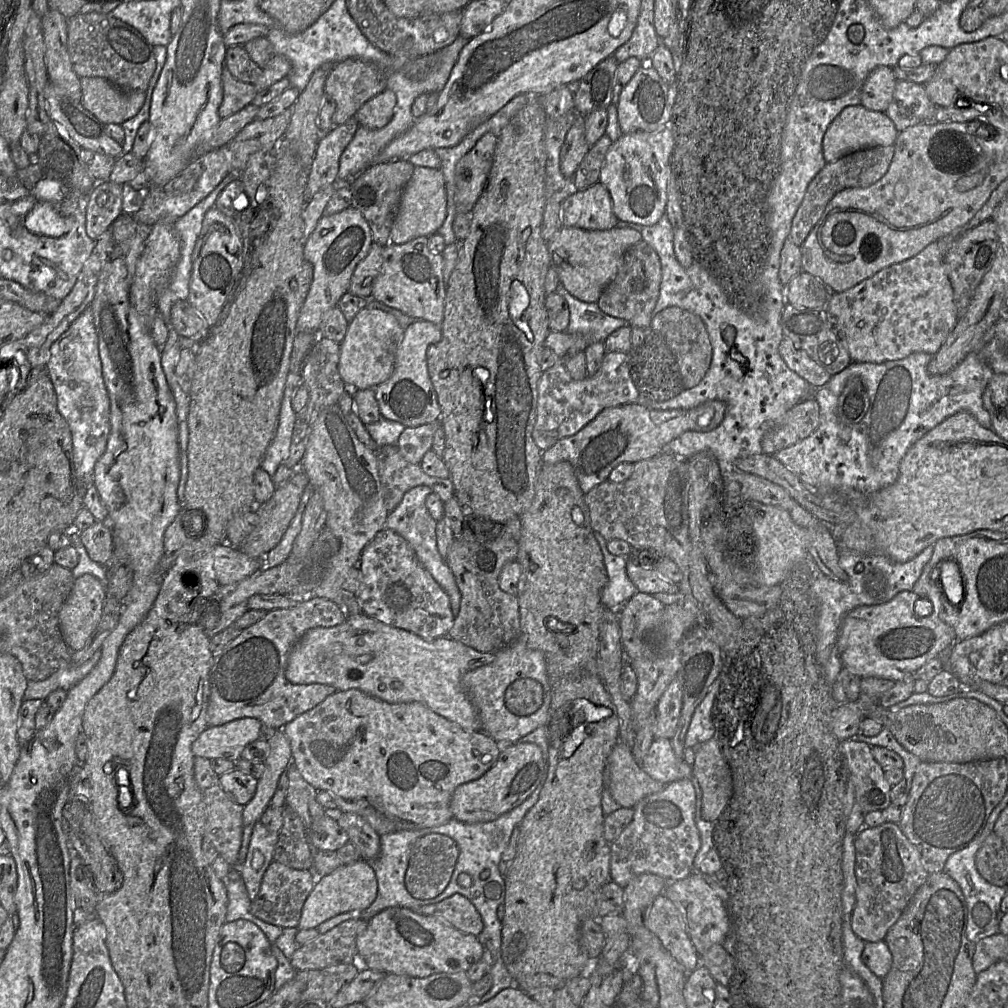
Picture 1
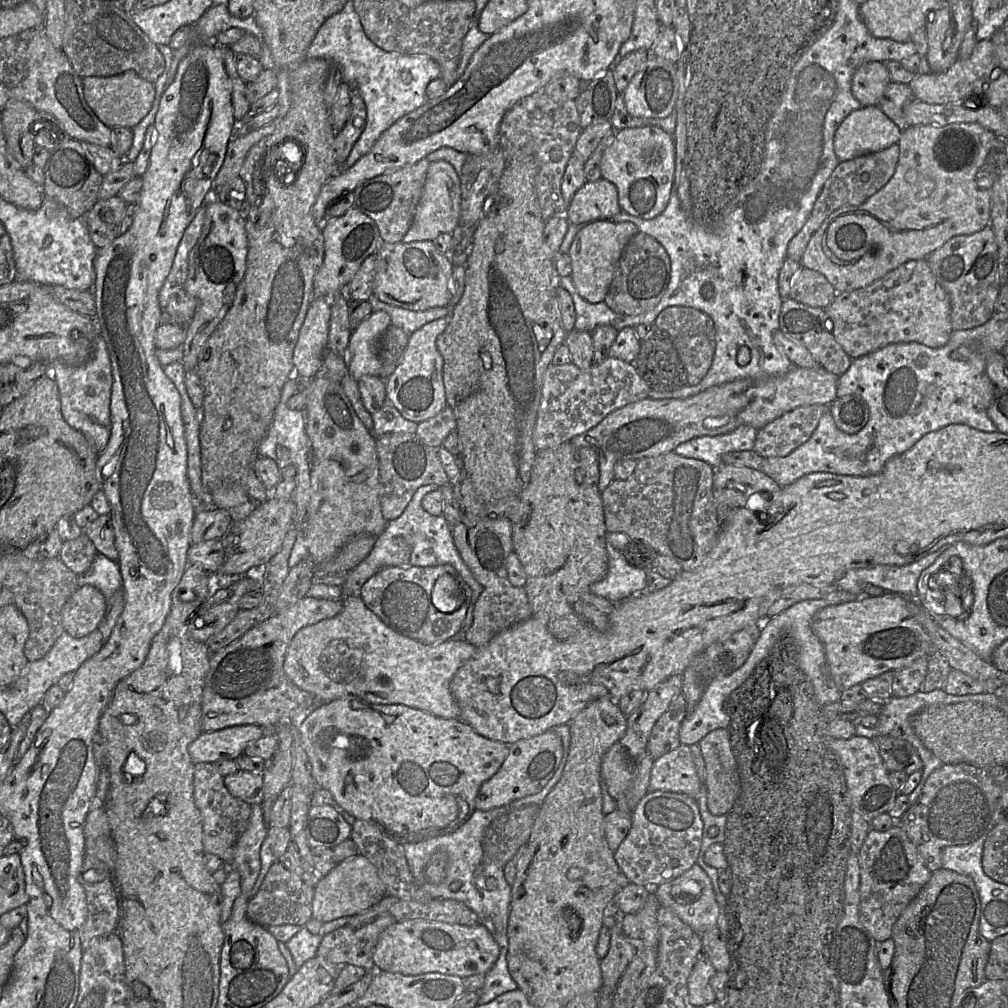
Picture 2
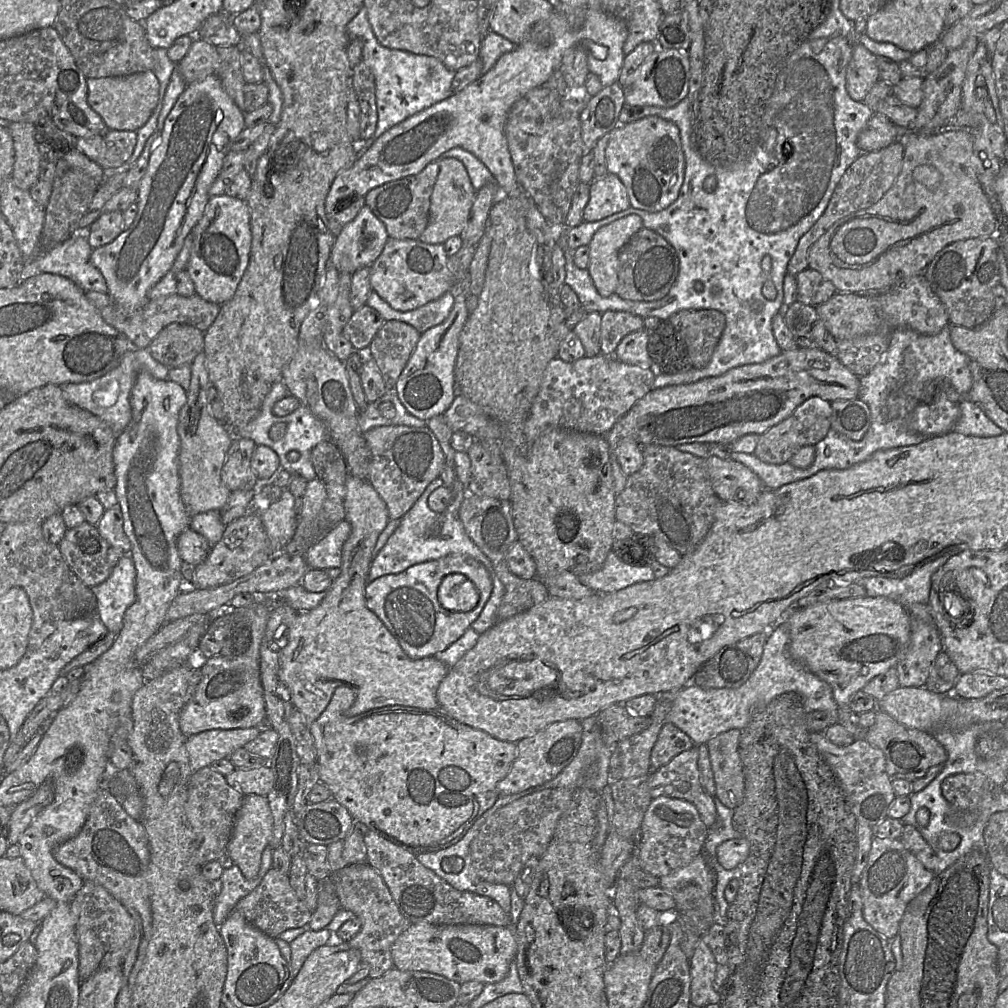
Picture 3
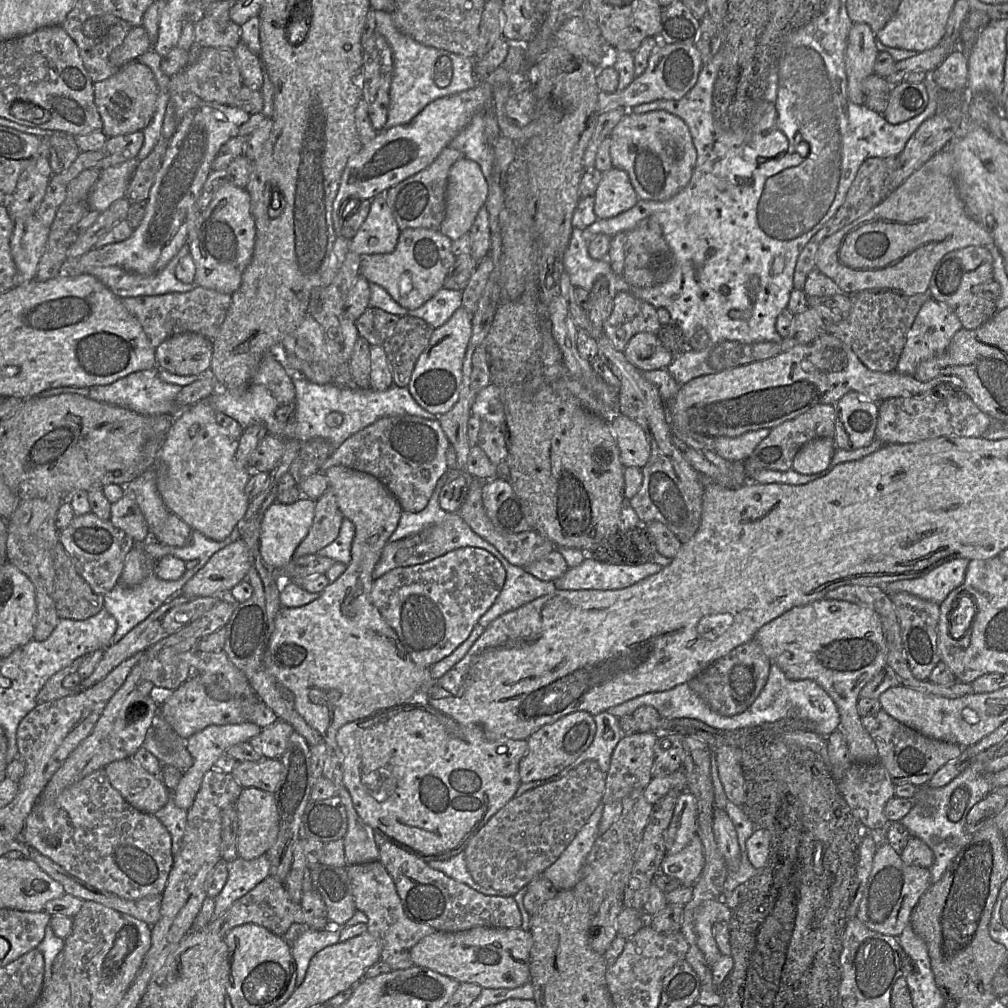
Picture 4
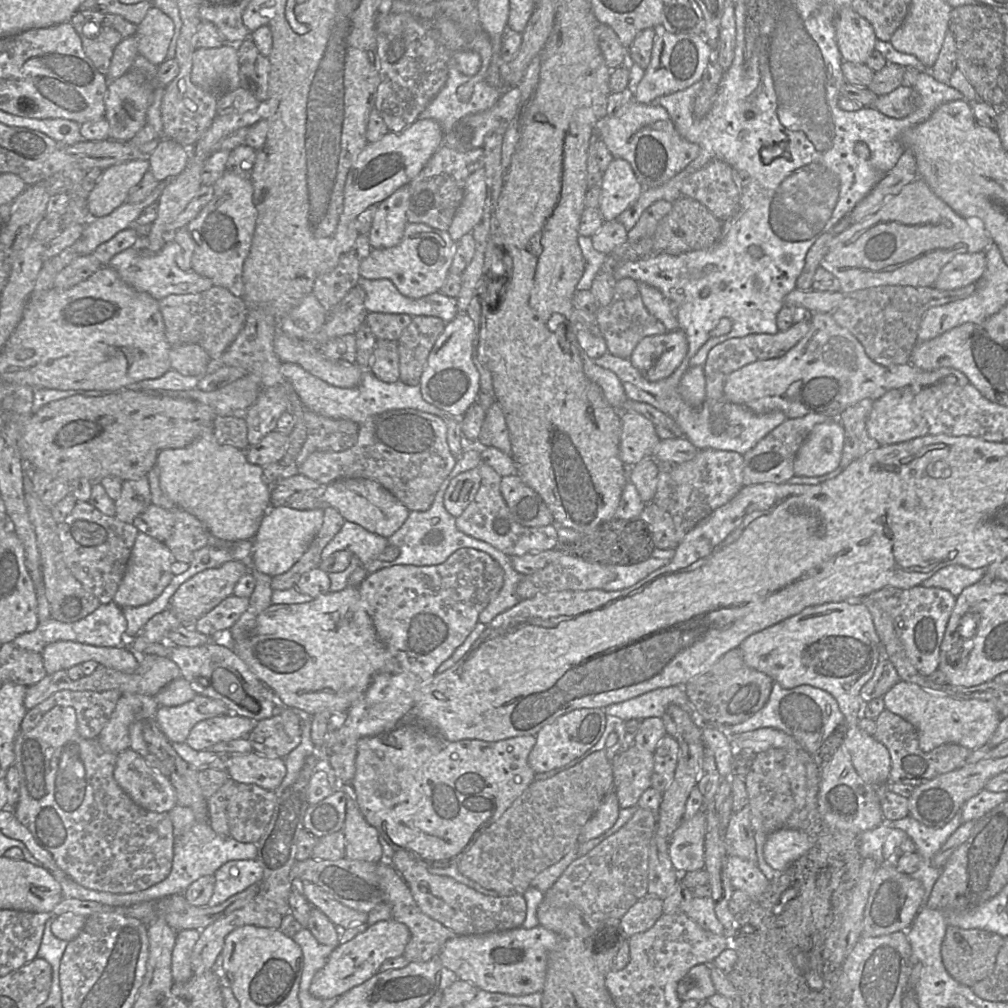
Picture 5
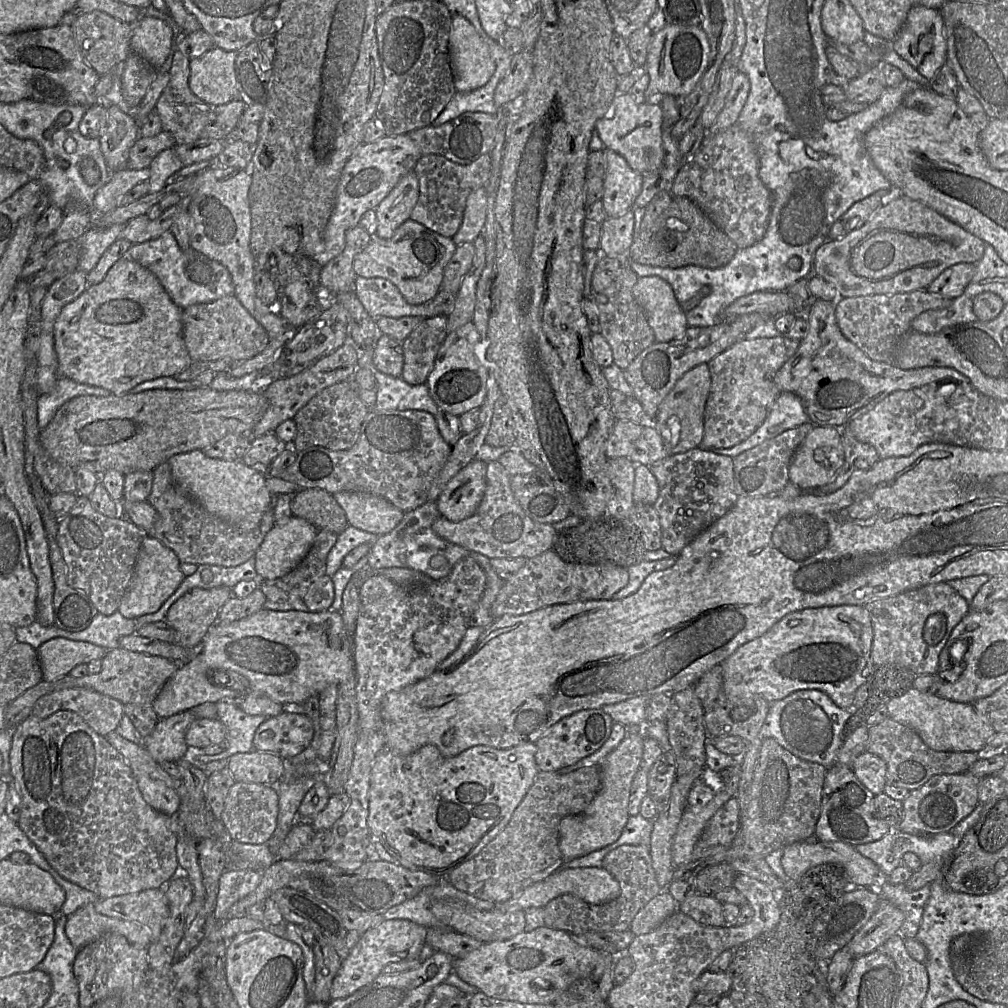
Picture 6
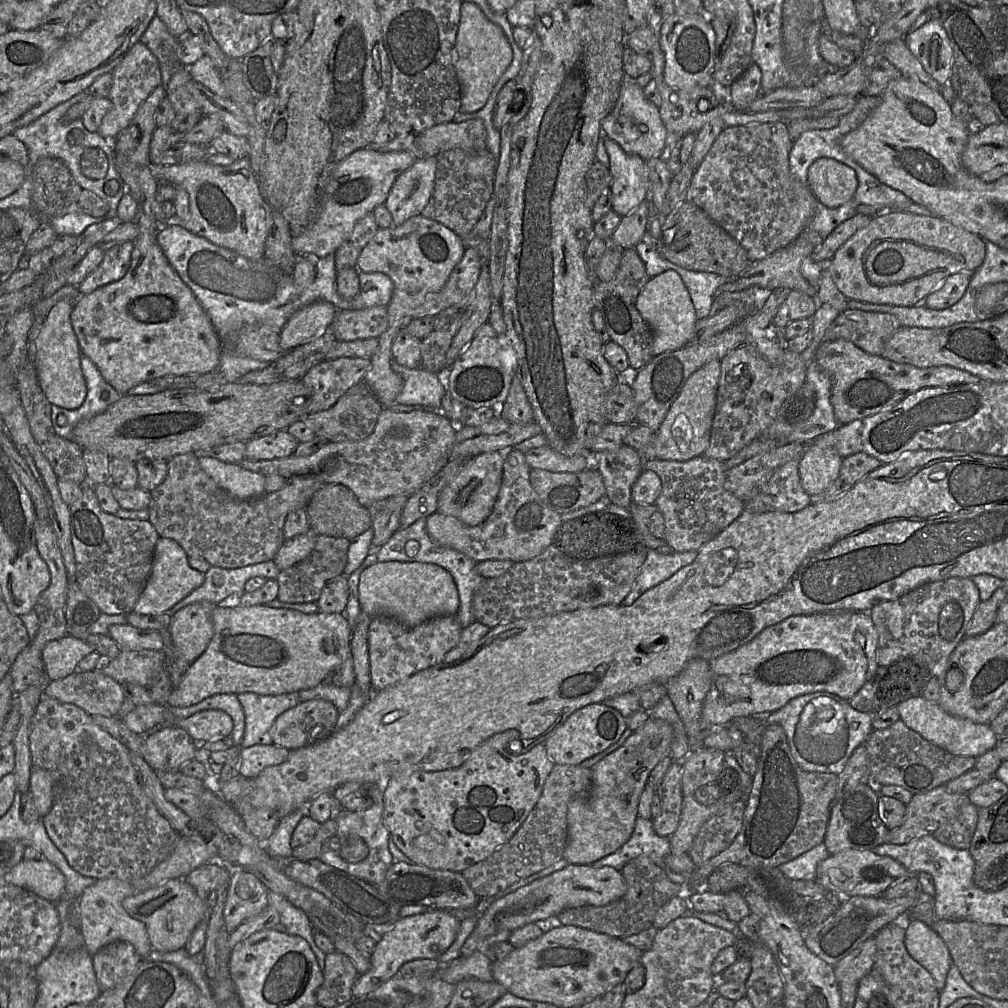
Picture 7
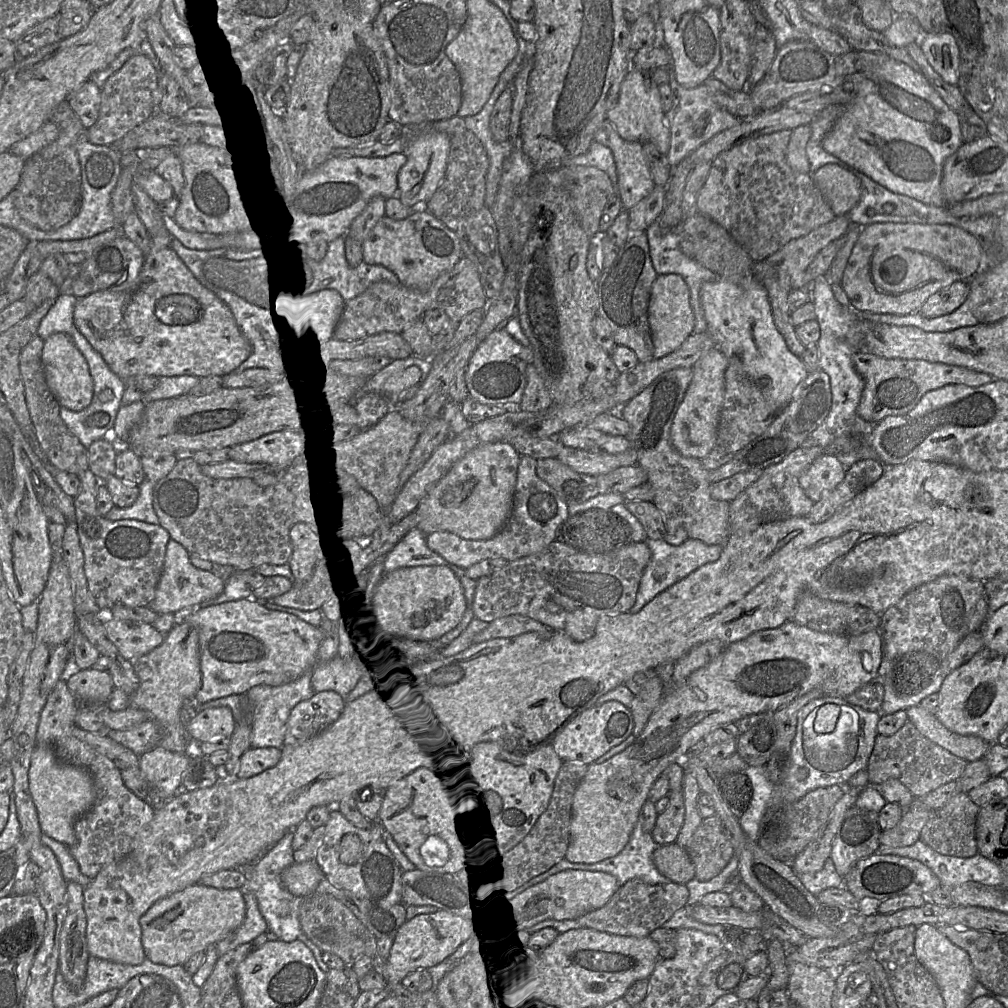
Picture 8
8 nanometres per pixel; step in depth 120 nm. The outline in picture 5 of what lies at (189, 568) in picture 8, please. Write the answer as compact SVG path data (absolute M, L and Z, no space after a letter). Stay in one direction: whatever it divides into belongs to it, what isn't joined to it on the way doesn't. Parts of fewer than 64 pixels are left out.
M139 531L133 546L124 577L114 596L114 602L121 608L149 604L169 585L174 575L171 565L174 556L165 542Z

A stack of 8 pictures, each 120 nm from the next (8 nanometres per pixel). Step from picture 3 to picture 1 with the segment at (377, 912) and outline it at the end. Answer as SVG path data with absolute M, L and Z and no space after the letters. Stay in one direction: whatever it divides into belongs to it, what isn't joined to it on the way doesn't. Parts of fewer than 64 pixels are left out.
M352 918L311 942L299 946L290 960L296 971L319 970L358 961L356 938L367 927L368 920Z

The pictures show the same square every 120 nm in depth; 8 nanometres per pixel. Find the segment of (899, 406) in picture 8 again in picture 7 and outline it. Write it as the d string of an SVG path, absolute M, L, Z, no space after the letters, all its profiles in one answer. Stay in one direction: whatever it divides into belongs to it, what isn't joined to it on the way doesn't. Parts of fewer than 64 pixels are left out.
M845 339L823 342L814 360L819 368L831 378L831 403L840 425L887 410L923 388L955 386L981 381L978 376L953 366L917 367L897 363L882 355L867 353Z

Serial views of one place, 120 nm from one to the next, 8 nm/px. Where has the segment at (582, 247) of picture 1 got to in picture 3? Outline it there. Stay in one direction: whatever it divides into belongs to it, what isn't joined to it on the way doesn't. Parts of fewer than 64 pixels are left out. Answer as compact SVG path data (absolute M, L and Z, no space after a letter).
M629 215L599 228L590 243L587 270L598 293L608 297L618 283L619 251L643 227L637 215Z

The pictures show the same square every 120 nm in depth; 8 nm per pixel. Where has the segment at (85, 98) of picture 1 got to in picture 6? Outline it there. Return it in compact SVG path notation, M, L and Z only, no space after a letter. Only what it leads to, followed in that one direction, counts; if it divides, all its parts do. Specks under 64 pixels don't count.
M109 105L108 122L100 136L104 160L110 172L128 169L129 151L140 137L140 127L134 114L117 105Z

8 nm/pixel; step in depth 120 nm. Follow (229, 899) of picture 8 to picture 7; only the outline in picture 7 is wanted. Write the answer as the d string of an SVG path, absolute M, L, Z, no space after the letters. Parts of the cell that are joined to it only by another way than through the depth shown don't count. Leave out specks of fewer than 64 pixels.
M171 879L127 897L122 906L131 918L145 925L152 949L159 952L184 948L192 932L207 917L206 898L200 897L184 879Z

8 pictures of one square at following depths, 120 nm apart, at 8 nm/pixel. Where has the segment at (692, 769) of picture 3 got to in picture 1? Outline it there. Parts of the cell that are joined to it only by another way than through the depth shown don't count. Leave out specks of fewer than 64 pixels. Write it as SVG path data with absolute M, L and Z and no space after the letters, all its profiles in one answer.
M654 739L640 767L665 786L678 780L692 779L691 766L674 753L669 739Z

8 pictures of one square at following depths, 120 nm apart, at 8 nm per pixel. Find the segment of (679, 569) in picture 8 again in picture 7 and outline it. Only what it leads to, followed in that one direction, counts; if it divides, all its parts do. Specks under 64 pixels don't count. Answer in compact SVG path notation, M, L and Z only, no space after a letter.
M646 549L642 564L633 588L622 601L625 606L633 604L645 591L670 578L682 567L691 564L697 551L660 554L655 549Z

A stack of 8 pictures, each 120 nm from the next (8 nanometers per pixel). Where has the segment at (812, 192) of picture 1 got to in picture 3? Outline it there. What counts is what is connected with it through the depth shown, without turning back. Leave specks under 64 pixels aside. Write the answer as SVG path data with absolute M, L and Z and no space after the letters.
M898 141L879 151L862 153L842 176L824 213L809 231L800 238L796 250L789 260L787 272L797 276L801 271L809 268L809 250L827 230L841 218L867 209L878 202L895 183L902 169L903 158L904 146Z

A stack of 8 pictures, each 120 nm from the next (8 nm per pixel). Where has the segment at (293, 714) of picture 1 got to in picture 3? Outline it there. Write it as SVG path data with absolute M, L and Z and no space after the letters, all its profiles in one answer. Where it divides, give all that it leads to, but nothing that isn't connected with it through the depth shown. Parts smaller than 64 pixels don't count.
M221 654L201 660L201 679L193 696L180 712L179 724L184 735L192 736L210 729L256 727L260 721L267 717L258 661L236 660L235 658L223 656Z

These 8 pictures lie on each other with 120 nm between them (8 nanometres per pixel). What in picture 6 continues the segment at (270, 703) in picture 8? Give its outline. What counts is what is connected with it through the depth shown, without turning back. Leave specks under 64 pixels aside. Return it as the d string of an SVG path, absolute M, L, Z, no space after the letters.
M229 701L216 702L217 714L220 721L226 726L226 750L215 755L204 754L203 749L193 749L188 746L184 757L188 761L207 764L210 761L229 759L237 753L247 753L254 750L253 738L255 731L267 718L265 715L250 715Z

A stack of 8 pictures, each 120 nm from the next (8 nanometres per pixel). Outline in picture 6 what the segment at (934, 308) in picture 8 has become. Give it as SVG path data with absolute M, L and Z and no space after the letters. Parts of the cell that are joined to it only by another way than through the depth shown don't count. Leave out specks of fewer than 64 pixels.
M957 263L945 269L927 288L930 292L956 299L963 294L975 274L976 264Z

